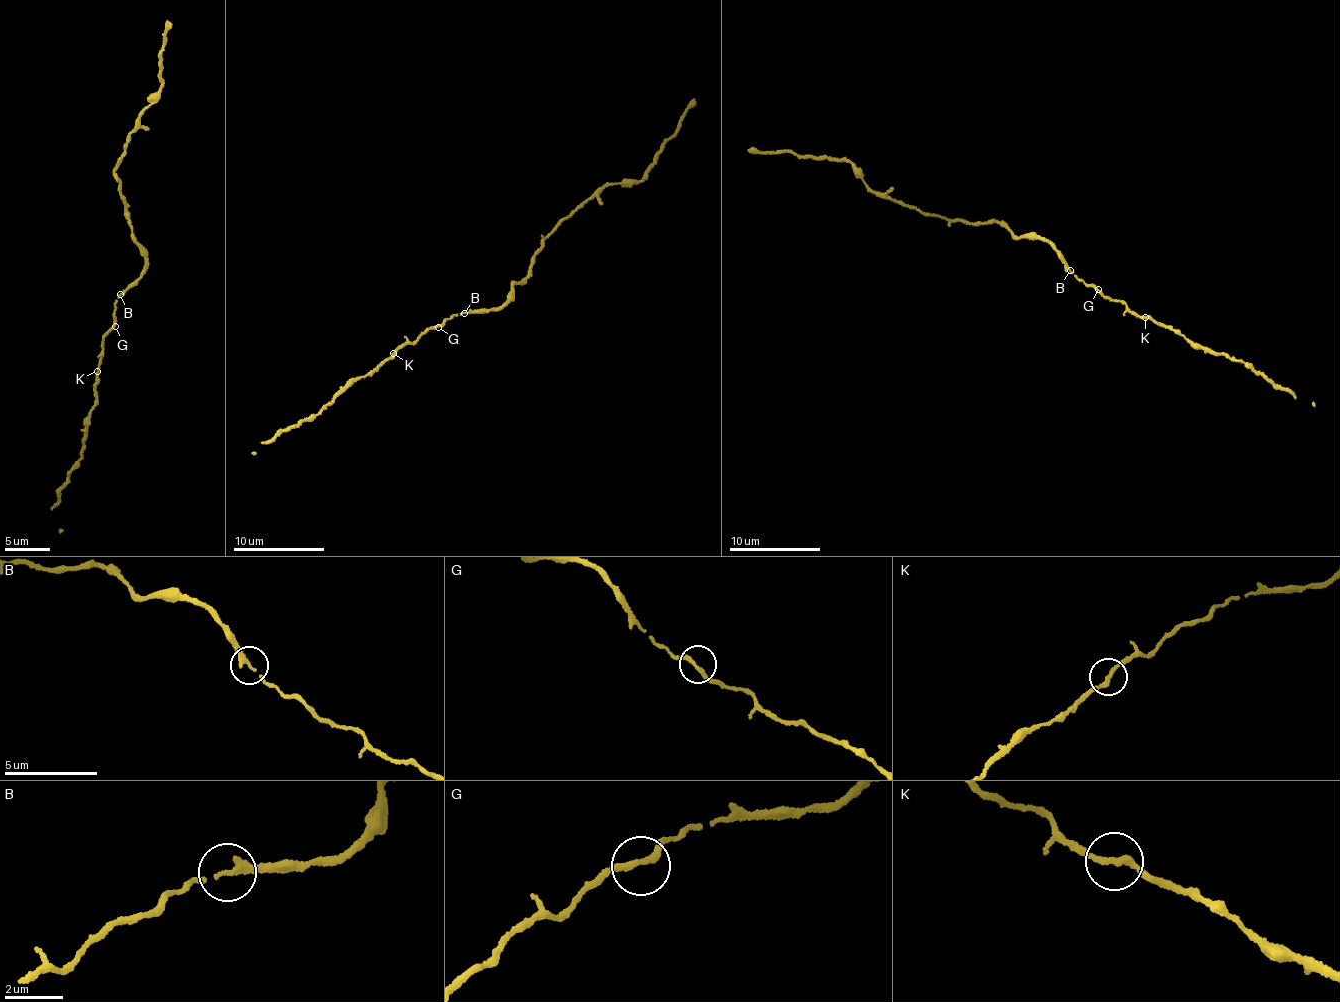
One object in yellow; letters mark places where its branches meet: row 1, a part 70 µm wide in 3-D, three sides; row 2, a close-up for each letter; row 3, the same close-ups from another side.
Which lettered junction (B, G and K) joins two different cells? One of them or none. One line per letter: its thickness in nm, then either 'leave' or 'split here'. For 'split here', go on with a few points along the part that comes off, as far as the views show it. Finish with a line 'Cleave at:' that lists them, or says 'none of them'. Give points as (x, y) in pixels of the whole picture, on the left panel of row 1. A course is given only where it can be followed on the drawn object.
B: 200 nm | leave
G: 200 nm | leave
K: 200 nm | leave
Cleave at: none of them

